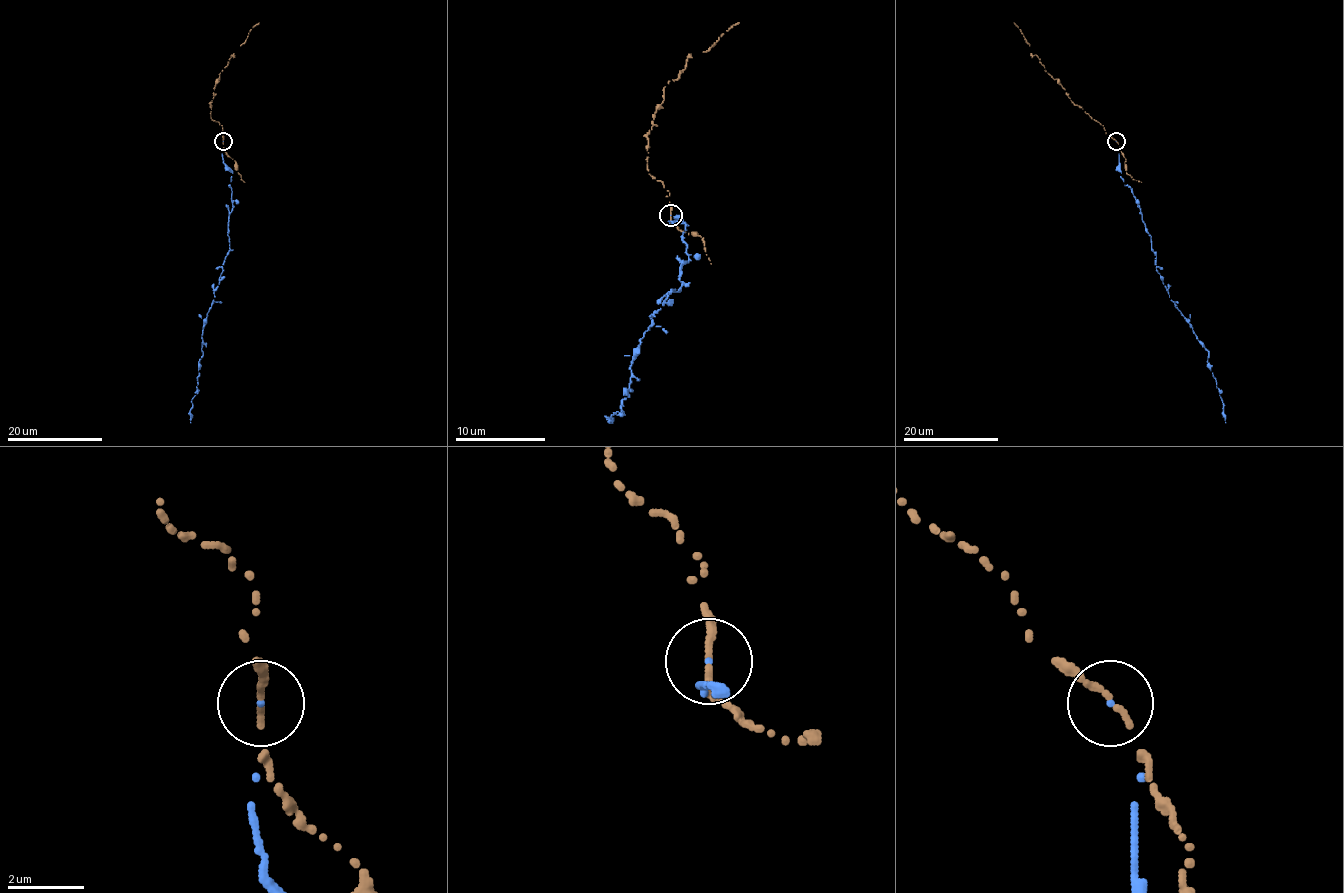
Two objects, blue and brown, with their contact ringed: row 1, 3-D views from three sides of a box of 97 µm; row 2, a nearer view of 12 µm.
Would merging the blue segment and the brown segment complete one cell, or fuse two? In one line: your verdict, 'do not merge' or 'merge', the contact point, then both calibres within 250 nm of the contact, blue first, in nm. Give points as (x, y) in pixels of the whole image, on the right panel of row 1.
do not merge; at (1116, 141); 50 nm thick on the blue side, 200 nm on the other

